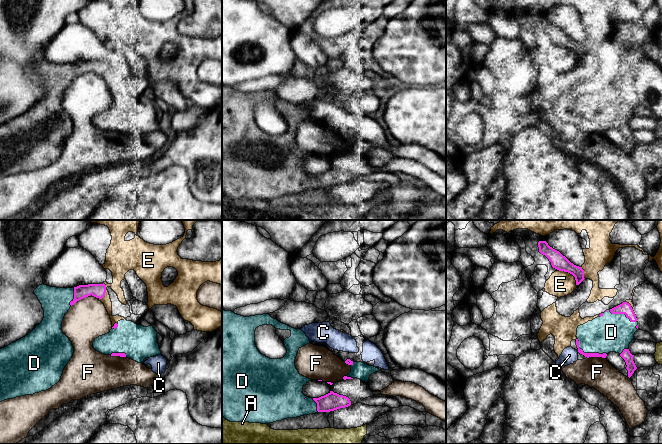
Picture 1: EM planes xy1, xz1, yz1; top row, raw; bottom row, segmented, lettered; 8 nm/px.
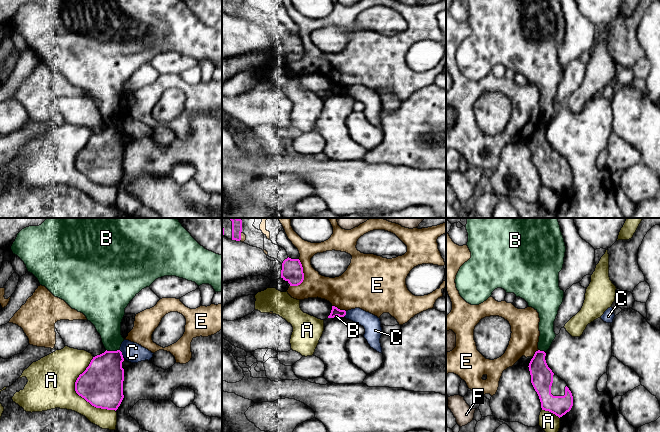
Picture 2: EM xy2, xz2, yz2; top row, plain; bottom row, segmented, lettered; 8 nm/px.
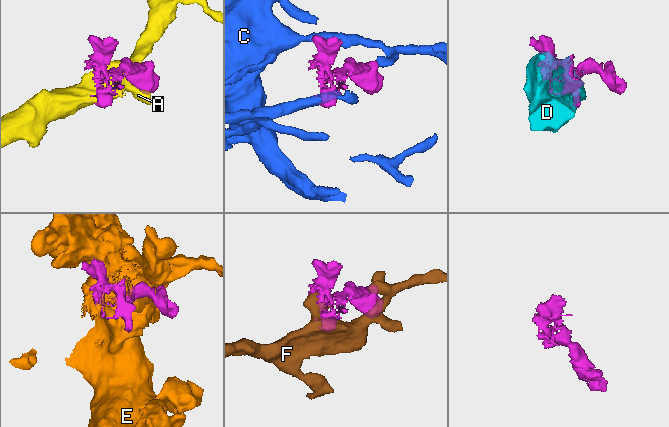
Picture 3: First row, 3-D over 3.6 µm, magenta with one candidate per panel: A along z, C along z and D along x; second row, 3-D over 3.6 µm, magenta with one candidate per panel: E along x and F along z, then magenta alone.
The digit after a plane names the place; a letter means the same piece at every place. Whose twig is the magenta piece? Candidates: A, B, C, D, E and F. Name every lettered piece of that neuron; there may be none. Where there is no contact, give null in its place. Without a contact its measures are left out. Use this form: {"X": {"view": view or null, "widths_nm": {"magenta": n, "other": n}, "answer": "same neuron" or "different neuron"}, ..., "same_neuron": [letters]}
{"A": {"view": "xy2", "widths_nm": {"magenta": 360, "other": 380}, "answer": "different neuron"}, "B": {"view": "xy2", "widths_nm": {"magenta": 320, "other": 220}, "answer": "different neuron"}, "C": {"view": "xy2", "widths_nm": {"magenta": 320, "other": 160}, "answer": "different neuron"}, "D": {"view": "yz1", "widths_nm": {"magenta": 40, "other": 300}, "answer": "same neuron"}, "E": {"view": "xz2", "widths_nm": {"magenta": 180, "other": 200}, "answer": "different neuron"}, "F": {"view": "yz1", "widths_nm": {"magenta": 40, "other": 240}, "answer": "different neuron"}, "same_neuron": ["D"]}

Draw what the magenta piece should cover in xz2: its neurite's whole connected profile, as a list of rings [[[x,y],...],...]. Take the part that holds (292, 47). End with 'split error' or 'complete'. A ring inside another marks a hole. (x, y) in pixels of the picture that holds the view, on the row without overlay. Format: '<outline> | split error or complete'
[[[287,34],[282,39],[281,54],[290,62],[298,62],[304,56],[303,43],[299,35]]] | complete

